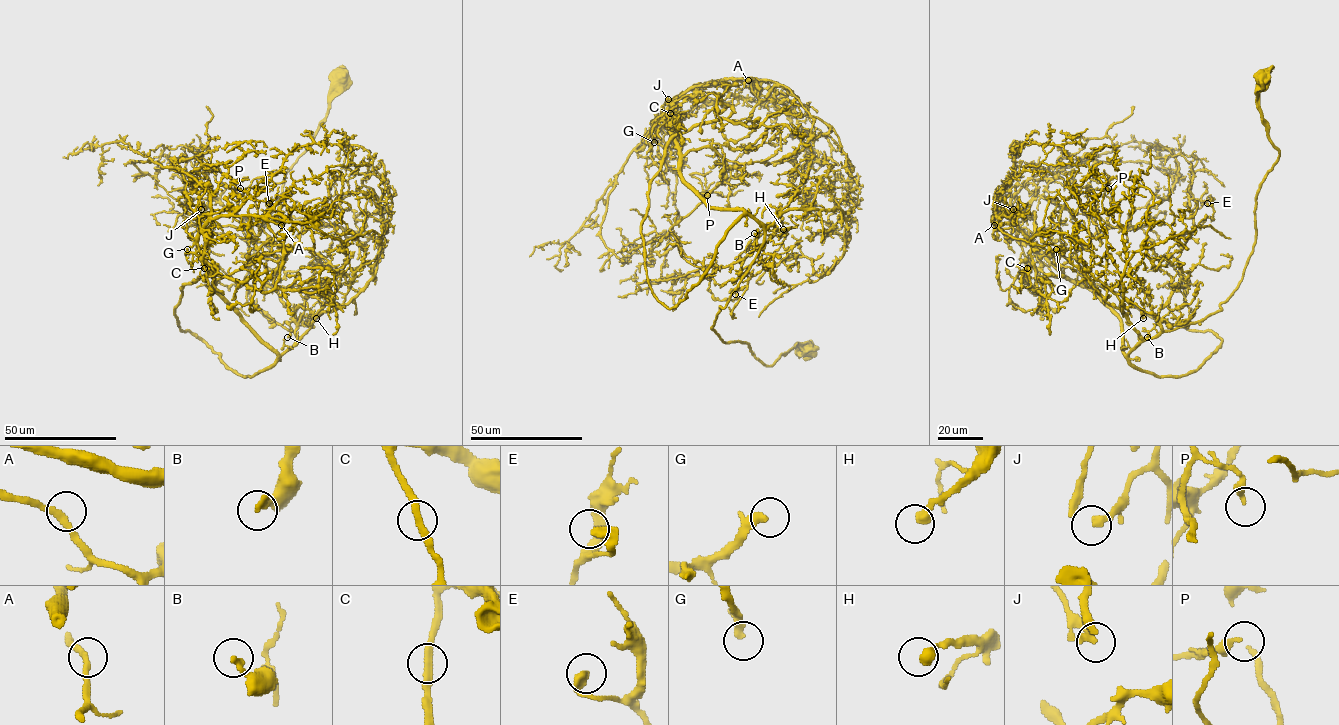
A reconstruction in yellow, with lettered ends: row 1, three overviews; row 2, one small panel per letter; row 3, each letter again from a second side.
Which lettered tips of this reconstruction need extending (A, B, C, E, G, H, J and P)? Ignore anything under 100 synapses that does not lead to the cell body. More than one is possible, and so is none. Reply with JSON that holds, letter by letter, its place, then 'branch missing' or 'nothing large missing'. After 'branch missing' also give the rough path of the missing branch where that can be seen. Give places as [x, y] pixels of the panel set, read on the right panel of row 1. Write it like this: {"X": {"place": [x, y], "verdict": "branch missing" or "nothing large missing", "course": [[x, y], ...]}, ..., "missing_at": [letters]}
{"A": {"place": [994, 225], "verdict": "nothing large missing"}, "B": {"place": [1147, 337], "verdict": "nothing large missing"}, "C": {"place": [1027, 268], "verdict": "nothing large missing"}, "E": {"place": [1207, 203], "verdict": "nothing large missing"}, "G": {"place": [1056, 249], "verdict": "branch missing", "course": [[1056, 249], [1071, 246], [1077, 239], [1102, 243], [1109, 238], [1104, 227], [1112, 218]]}, "H": {"place": [1143, 318], "verdict": "nothing large missing"}, "J": {"place": [1013, 209], "verdict": "nothing large missing"}, "P": {"place": [1108, 188], "verdict": "nothing large missing"}, "missing_at": ["G"]}

